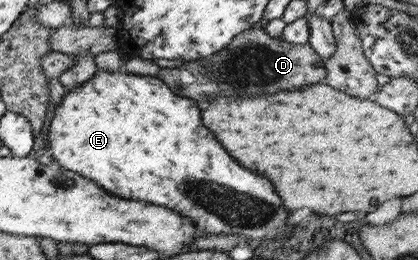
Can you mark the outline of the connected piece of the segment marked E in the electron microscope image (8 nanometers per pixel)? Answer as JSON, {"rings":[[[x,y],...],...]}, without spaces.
{"rings":[[[97,68],[86,83],[65,92],[53,113],[47,133],[52,161],[62,169],[97,183],[110,195],[168,207],[192,219],[202,233],[244,235],[246,241],[258,243],[288,237],[284,219],[290,213],[280,207],[280,199],[276,199],[270,183],[234,163],[200,123],[200,111],[194,100],[174,95],[156,76]]]}

